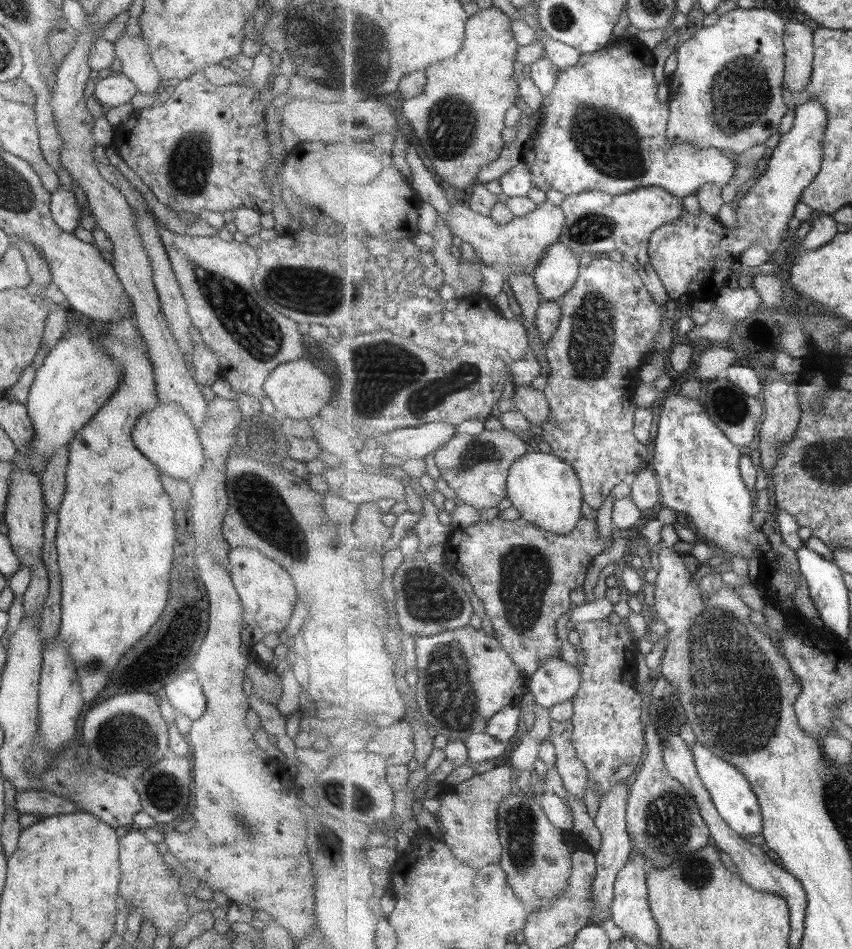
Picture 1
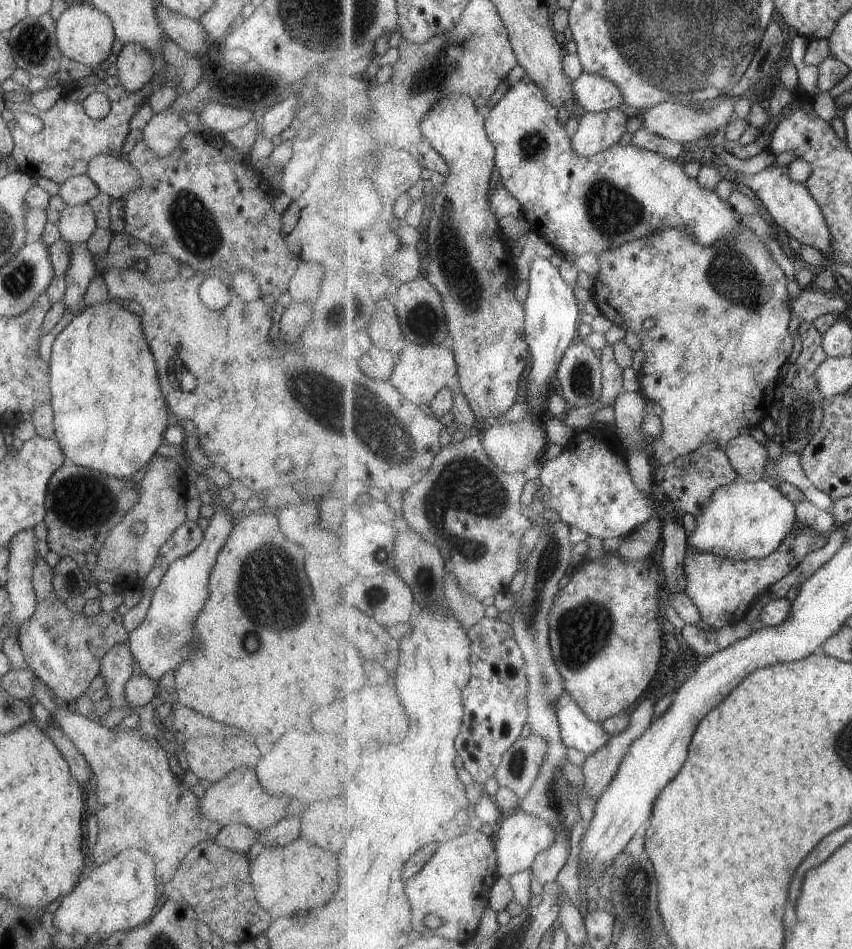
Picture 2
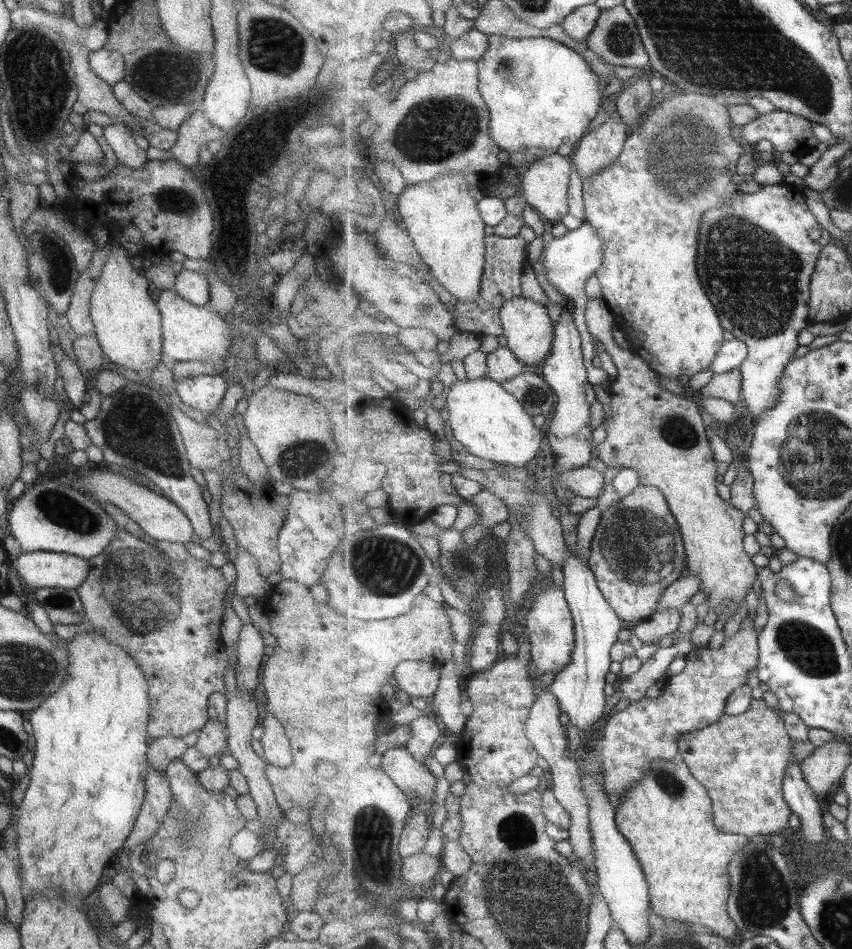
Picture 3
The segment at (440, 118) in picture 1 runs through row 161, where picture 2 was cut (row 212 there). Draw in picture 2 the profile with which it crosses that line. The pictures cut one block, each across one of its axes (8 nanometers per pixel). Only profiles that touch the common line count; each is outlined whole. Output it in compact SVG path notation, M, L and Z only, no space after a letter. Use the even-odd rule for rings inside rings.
M457 94L446 95L439 100L422 122L424 138L447 160L451 174L446 176L444 185L438 188L432 203L432 213L424 235L426 247L426 275L439 290L443 306L447 310L449 332L454 343L453 351L458 361L456 382L461 386L476 416L476 423L488 422L495 418L497 422L506 422L504 414L515 404L519 394L521 376L529 366L532 356L526 337L526 311L522 301L511 290L509 280L516 277L515 253L508 239L504 239L499 229L499 216L489 206L491 178L496 166L495 143L486 129L485 111L475 104L471 96Z

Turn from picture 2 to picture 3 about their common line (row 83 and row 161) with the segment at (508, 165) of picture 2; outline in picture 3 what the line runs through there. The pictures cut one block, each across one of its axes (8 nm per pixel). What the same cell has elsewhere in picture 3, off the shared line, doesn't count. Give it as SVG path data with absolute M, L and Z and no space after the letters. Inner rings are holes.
M491 35L489 51L479 60L480 92L491 115L491 136L497 145L513 159L514 168L521 172L537 159L559 152L559 146L580 140L588 133L589 124L599 116L603 104L605 83L581 54L558 40L537 37L518 39L506 35Z

